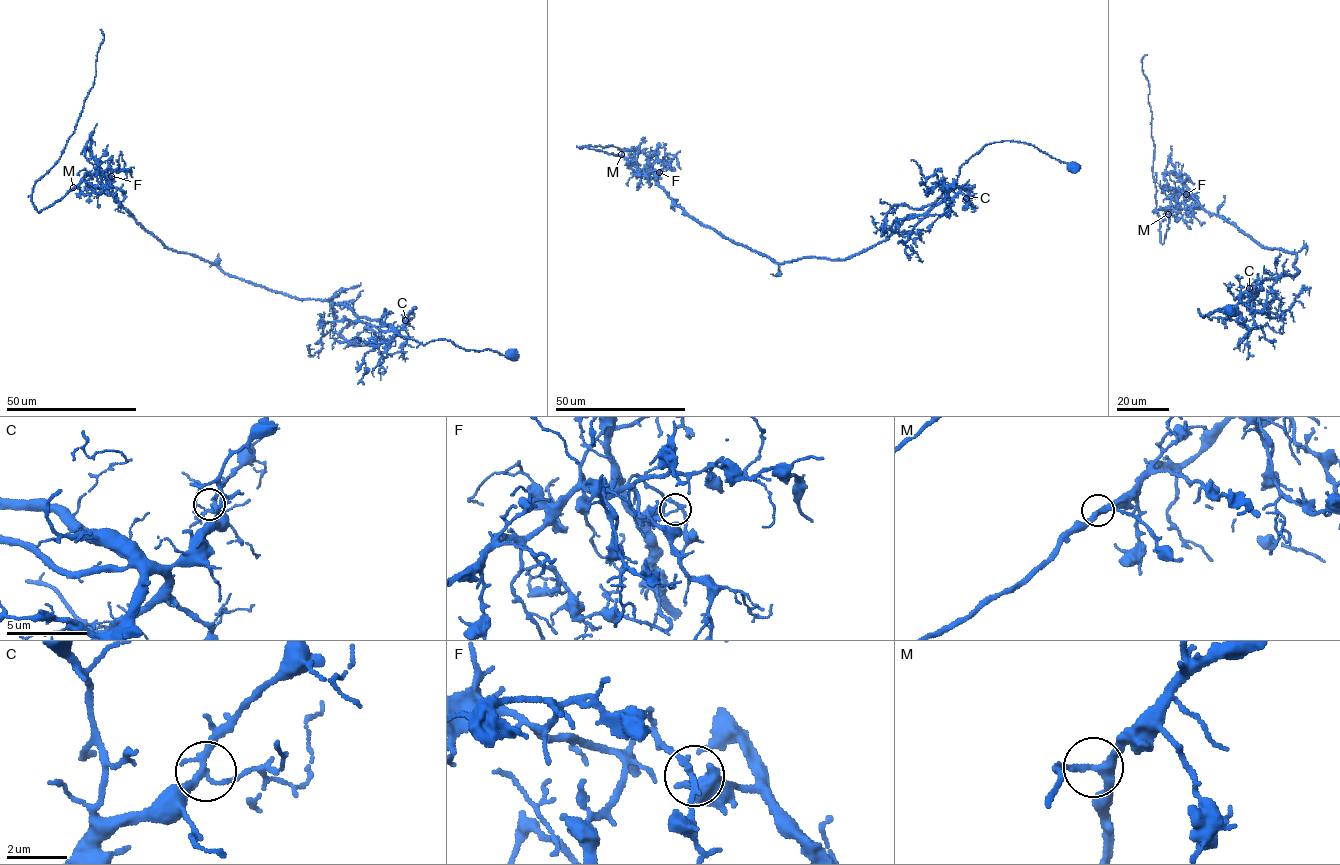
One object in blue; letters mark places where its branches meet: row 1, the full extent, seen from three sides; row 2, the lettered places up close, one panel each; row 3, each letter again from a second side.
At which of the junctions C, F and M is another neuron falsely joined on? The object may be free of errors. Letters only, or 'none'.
F

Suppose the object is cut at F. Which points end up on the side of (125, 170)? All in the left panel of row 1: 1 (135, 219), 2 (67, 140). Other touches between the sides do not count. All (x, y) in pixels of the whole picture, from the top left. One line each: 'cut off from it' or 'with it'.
1: cut off from it
2: with it

